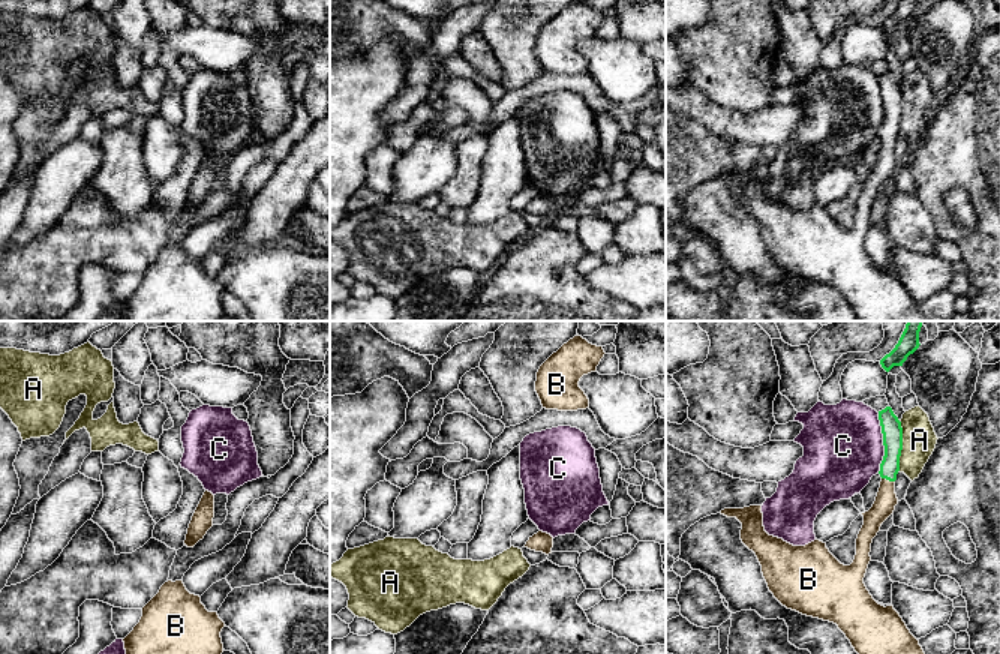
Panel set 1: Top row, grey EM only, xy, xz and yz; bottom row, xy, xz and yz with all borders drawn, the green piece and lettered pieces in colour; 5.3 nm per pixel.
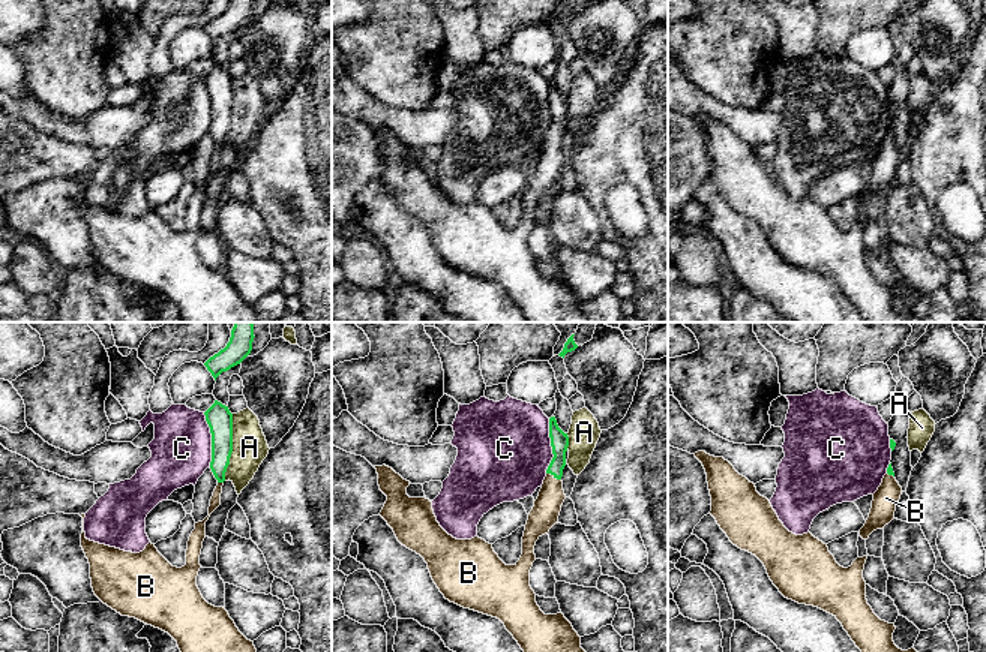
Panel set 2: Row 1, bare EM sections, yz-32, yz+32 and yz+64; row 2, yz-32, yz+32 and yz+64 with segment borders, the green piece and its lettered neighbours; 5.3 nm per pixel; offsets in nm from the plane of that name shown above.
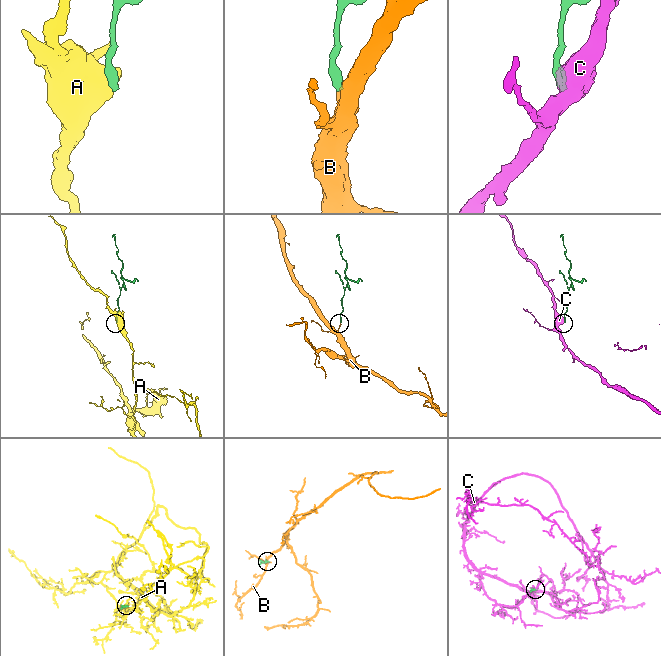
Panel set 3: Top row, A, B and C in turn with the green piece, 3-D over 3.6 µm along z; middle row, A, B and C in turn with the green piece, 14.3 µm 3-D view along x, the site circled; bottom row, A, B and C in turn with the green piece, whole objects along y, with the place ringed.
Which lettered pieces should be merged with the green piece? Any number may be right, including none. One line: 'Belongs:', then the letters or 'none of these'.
Belongs: B

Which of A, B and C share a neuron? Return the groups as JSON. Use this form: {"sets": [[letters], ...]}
{"sets": [["A"], ["B"], ["C"]]}

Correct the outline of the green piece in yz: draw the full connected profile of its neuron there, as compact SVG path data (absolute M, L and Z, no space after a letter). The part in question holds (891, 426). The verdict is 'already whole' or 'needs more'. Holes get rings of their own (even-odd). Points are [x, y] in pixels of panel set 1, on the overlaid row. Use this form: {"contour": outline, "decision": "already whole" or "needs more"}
{"contour": "M891 406L879 411L879 420L885 446L879 471L882 482L873 507L862 513L864 525L850 566L841 564L817 538L793 546L769 536L762 506L720 513L742 524L741 540L756 554L769 591L783 606L837 624L858 654L925 654L894 606L879 604L864 584L873 538L898 504L895 480L903 428Z", "decision": "needs more"}

